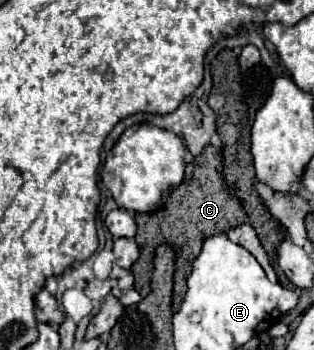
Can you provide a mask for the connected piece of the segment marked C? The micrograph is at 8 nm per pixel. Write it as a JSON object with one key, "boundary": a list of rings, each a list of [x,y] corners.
{"boundary":[[[213,145],[205,147],[205,151],[189,163],[187,173],[185,173],[185,181],[177,189],[173,189],[173,193],[169,195],[169,201],[165,203],[165,205],[169,205],[169,209],[159,209],[155,213],[137,213],[135,215],[135,223],[137,223],[135,241],[141,249],[141,257],[131,267],[131,273],[135,275],[135,289],[141,291],[143,285],[149,283],[151,267],[153,267],[151,259],[155,255],[155,249],[163,243],[173,243],[171,247],[177,253],[173,311],[179,311],[179,305],[181,305],[185,291],[187,291],[185,281],[191,275],[191,259],[195,259],[199,255],[203,241],[211,235],[225,233],[231,227],[243,225],[247,221],[247,213],[243,211],[241,203],[225,191],[225,183],[223,183],[223,177],[219,177],[219,169],[223,169],[221,151]]]}

